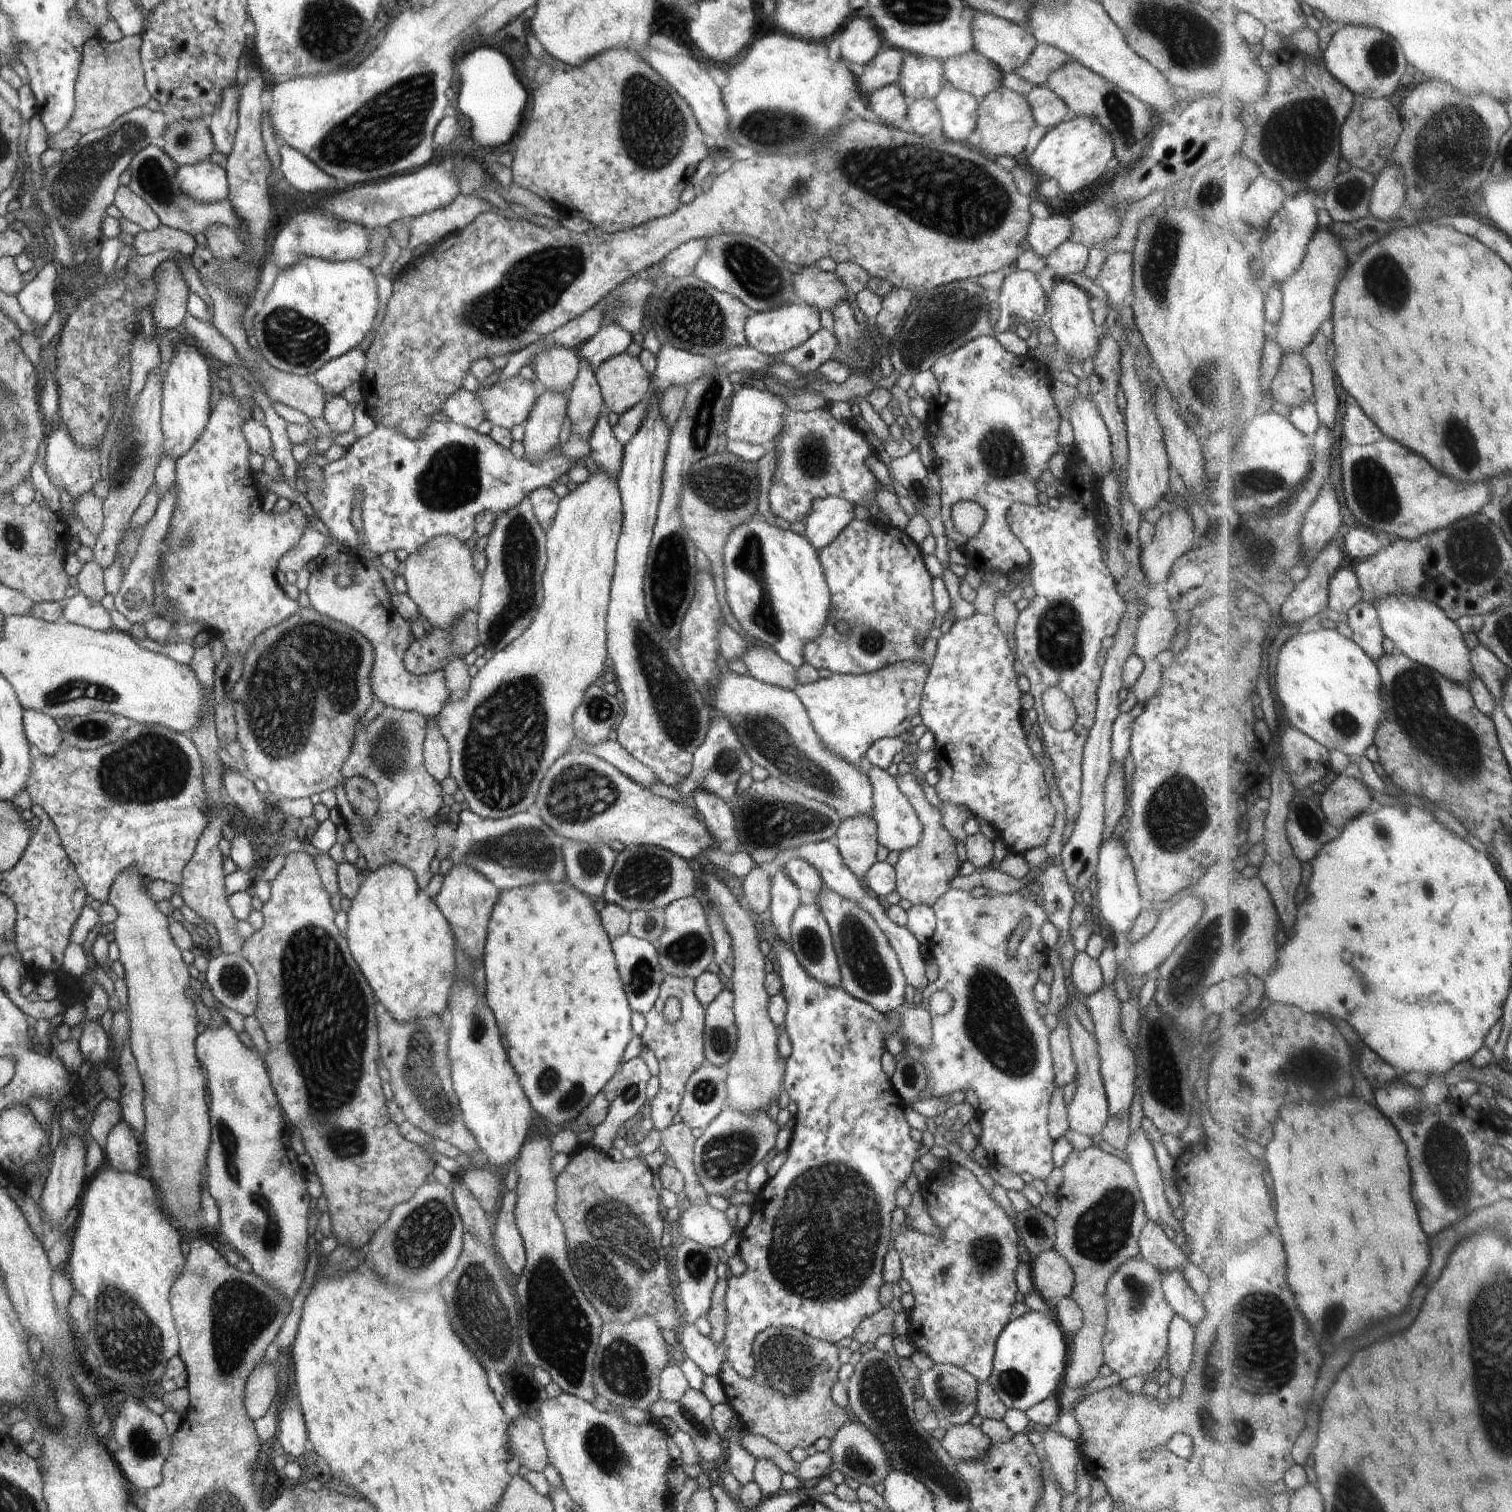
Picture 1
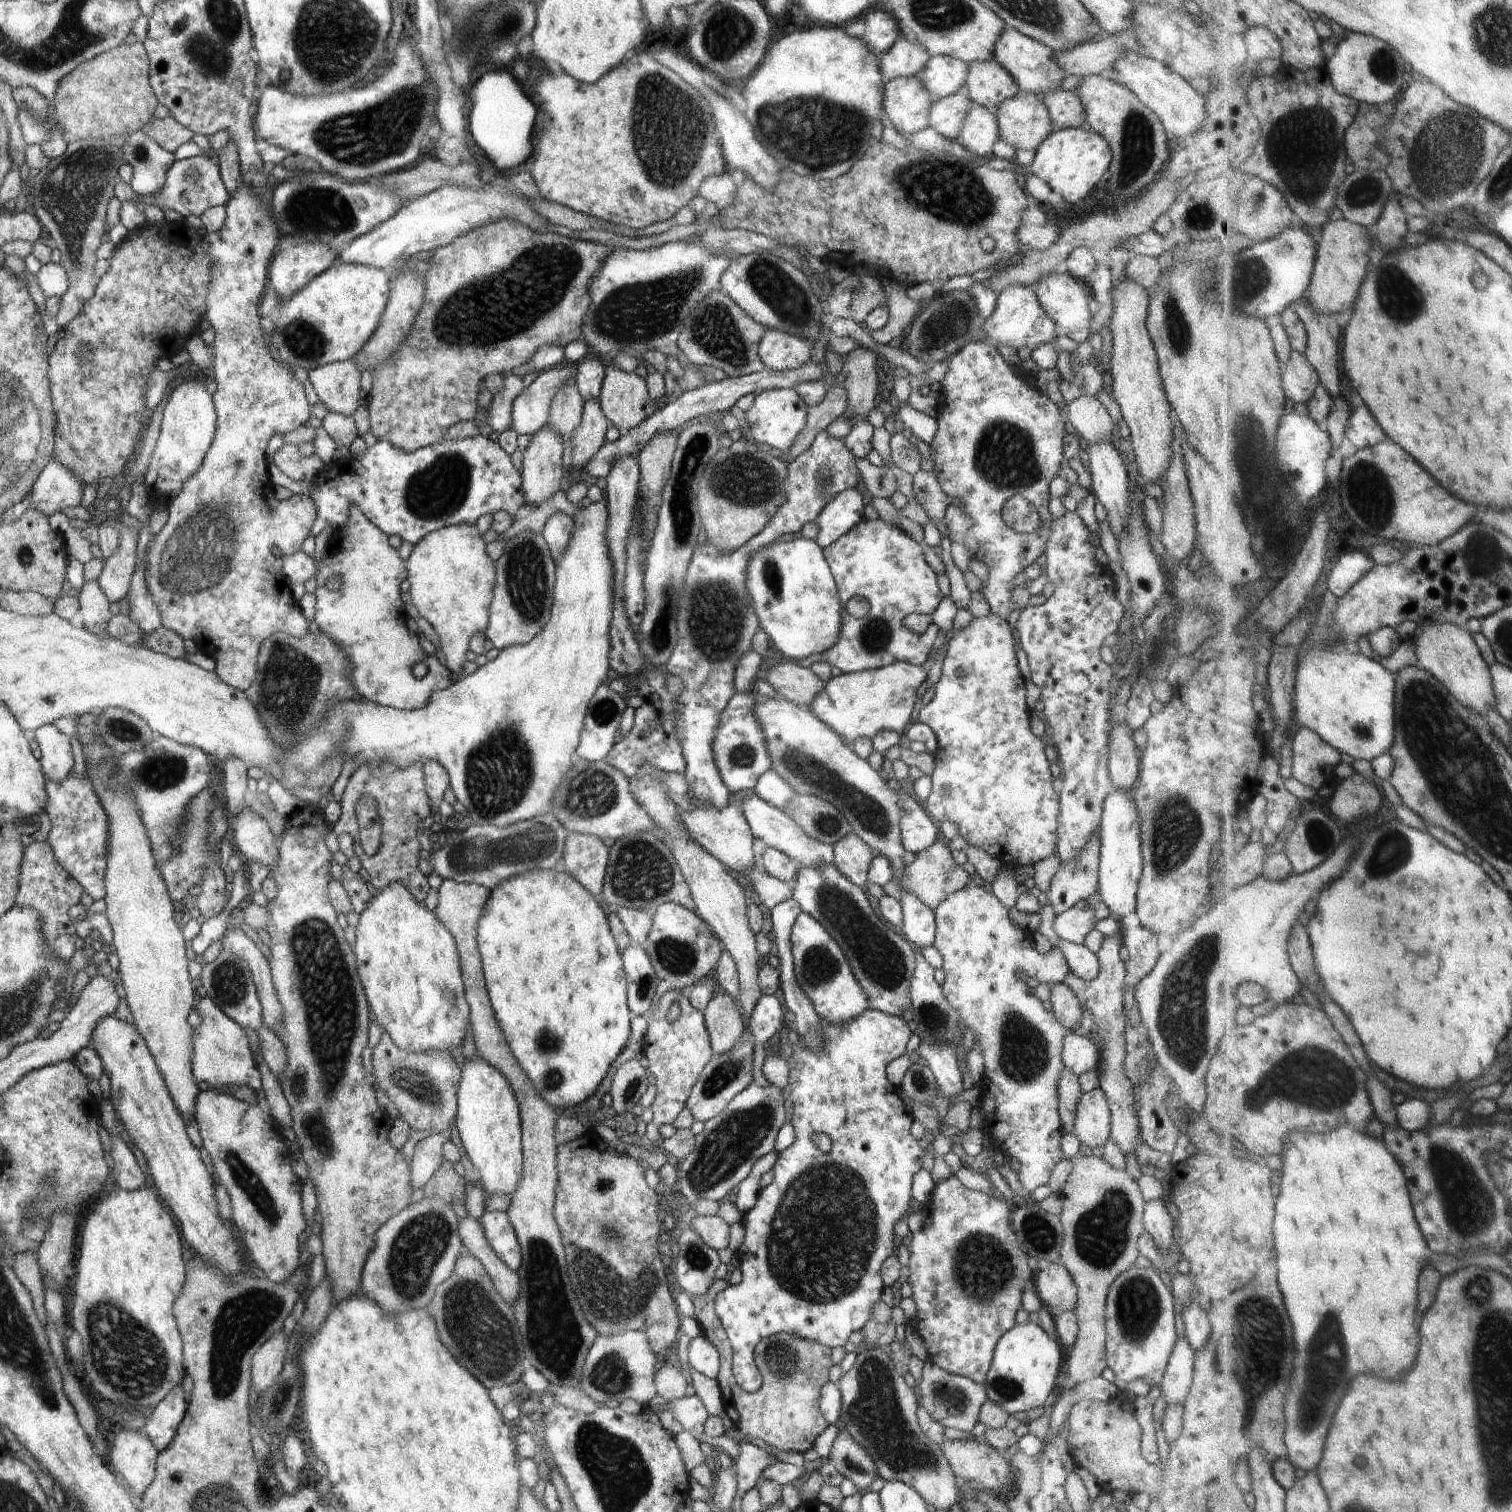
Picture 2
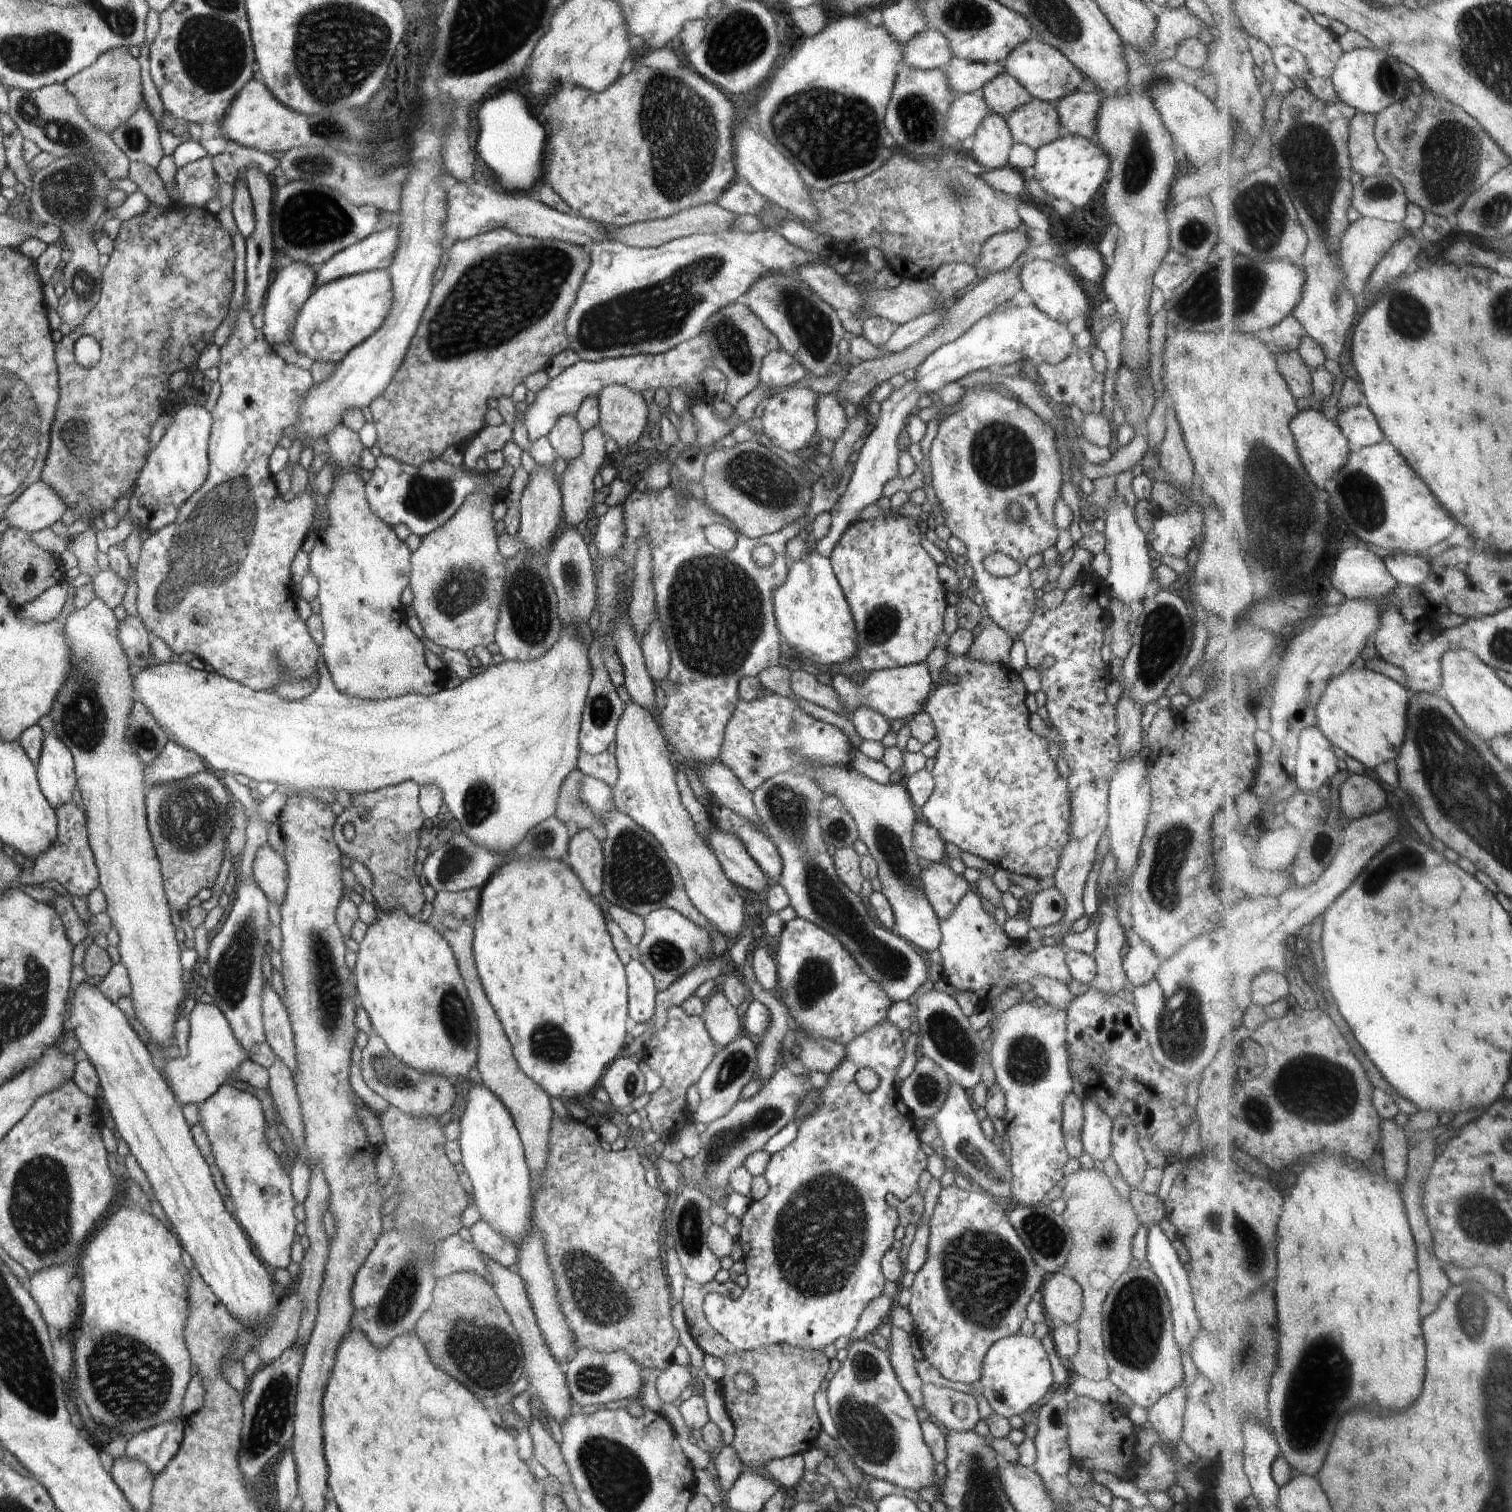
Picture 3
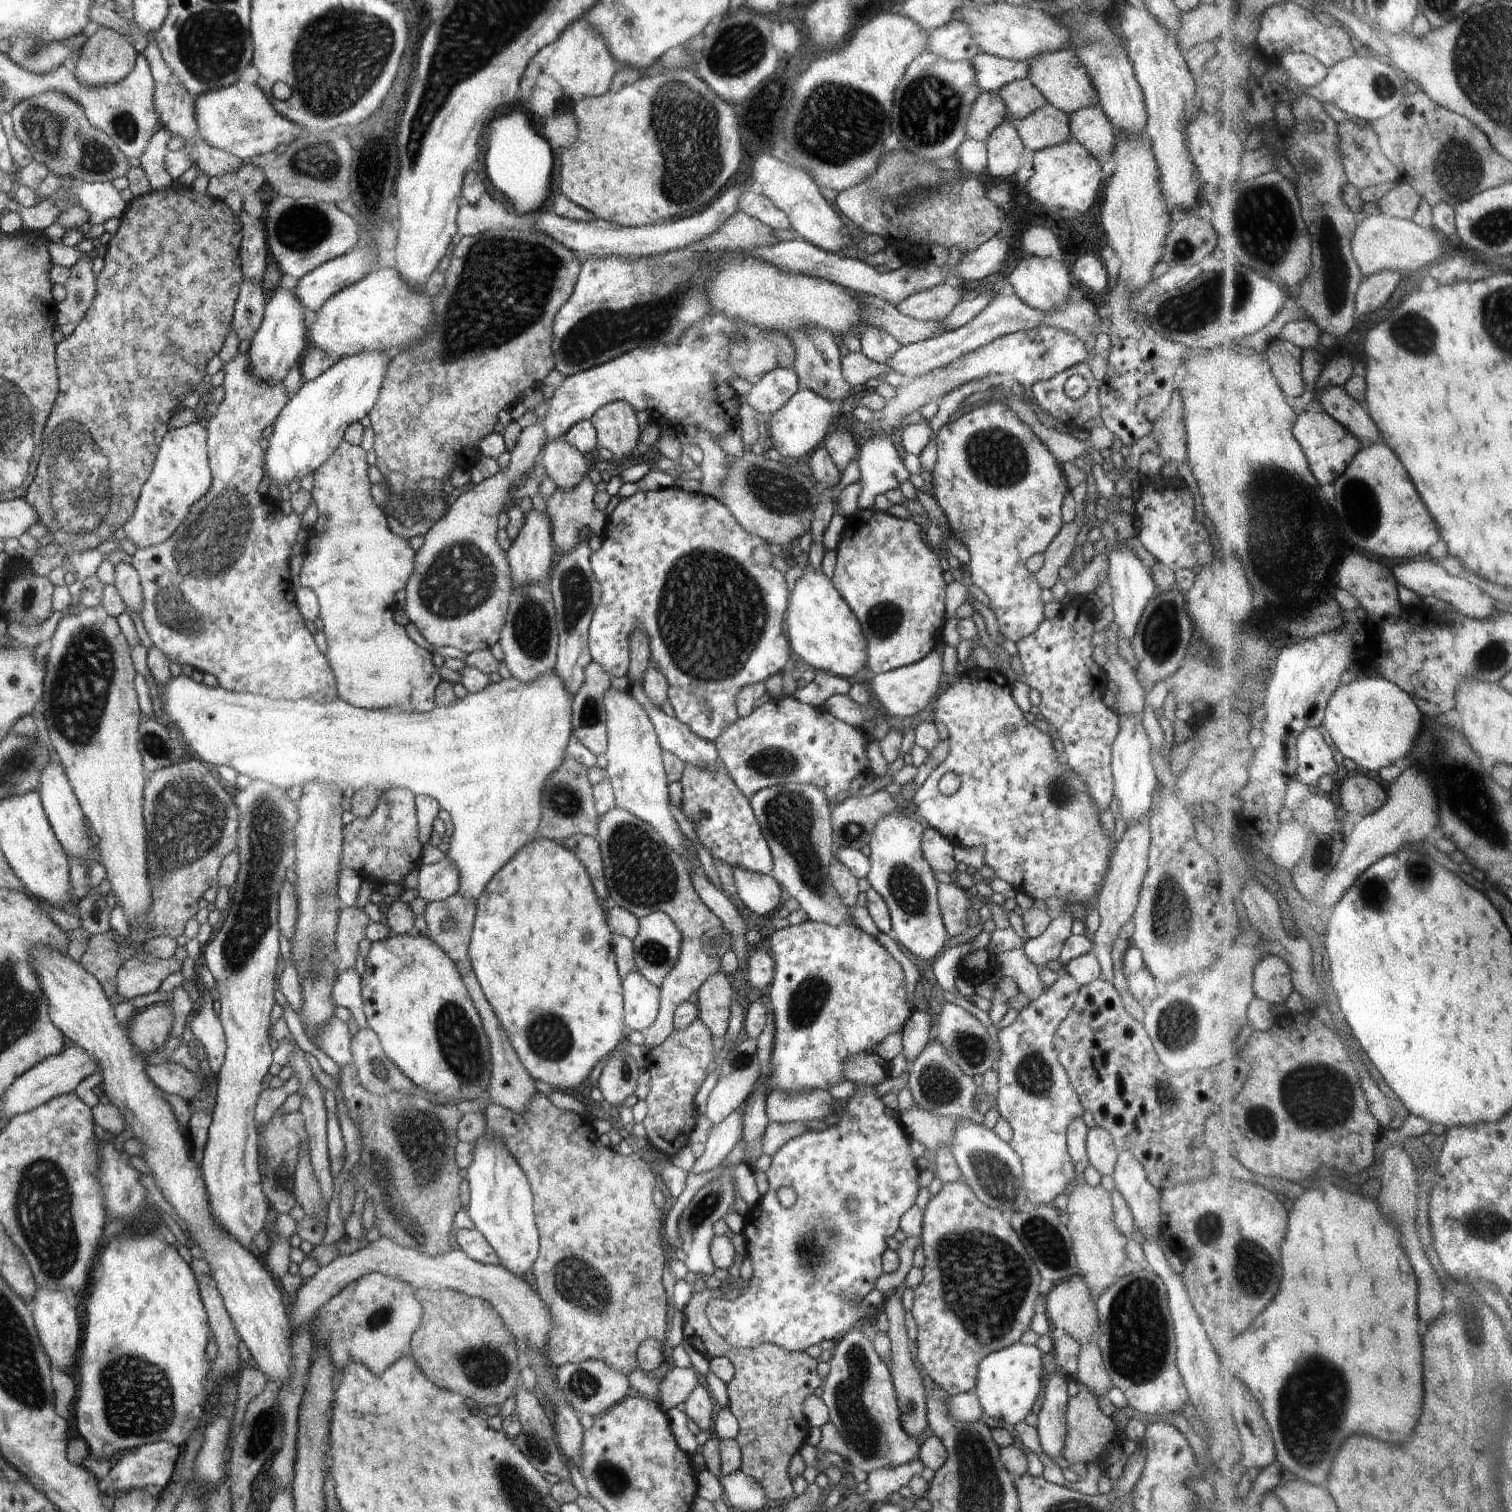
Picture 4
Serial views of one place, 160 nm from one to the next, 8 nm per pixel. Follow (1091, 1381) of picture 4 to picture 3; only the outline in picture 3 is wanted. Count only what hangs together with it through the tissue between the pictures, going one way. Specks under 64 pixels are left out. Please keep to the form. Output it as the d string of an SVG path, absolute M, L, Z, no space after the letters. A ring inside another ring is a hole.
M1080 1169L1066 1175L1062 1187L1066 1207L1061 1215L1073 1238L1064 1271L1083 1290L1083 1309L1076 1322L1079 1349L1072 1357L1072 1368L1080 1376L1101 1381L1109 1378L1103 1343L1103 1302L1116 1280L1132 1268L1131 1244L1140 1226L1139 1218L1131 1202L1120 1198L1104 1171Z

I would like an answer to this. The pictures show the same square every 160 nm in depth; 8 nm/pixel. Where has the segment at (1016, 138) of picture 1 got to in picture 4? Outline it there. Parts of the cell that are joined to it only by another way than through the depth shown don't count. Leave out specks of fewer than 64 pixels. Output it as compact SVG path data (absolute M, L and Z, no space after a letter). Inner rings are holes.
M1048 102L1014 125L1024 146L1035 152L1064 144L1071 138L1069 115Z

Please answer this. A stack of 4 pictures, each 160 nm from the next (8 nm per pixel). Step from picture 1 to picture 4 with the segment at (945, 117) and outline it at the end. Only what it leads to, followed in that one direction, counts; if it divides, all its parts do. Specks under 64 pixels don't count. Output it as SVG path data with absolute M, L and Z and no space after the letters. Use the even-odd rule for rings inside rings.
M1005 120L987 138L988 174L994 178L1008 178L1021 166L1024 146L1013 122Z

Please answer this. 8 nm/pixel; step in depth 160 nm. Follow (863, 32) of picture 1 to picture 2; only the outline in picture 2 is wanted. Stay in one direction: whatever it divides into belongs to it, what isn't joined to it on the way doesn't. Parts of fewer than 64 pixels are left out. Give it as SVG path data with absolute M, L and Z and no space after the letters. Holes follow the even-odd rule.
M885 11L868 13L865 18L866 30L861 39L867 44L871 53L885 53L895 40L903 36L897 20Z

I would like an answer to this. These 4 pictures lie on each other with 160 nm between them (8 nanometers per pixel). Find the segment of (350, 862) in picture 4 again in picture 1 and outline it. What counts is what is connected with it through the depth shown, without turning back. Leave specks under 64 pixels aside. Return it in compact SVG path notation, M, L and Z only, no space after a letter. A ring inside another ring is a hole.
M384 706L382 713L366 727L359 725L356 728L350 754L340 768L342 783L333 789L343 824L358 847L359 854L366 859L366 870L376 870L384 864L396 862L414 872L416 882L424 890L433 876L430 863L440 845L435 830L442 819L440 810L444 806L441 783L432 778L424 763L425 729L426 717L422 714ZM356 776L368 778L377 791L378 812L374 824L370 826L360 822L345 794L343 782Z

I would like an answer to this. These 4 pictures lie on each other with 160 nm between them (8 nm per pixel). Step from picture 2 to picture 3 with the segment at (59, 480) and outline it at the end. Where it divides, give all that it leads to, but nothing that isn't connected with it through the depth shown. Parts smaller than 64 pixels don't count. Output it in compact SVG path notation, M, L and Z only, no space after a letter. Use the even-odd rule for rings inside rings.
M41 480L31 484L24 492L4 511L1 520L6 520L8 528L18 529L25 533L48 528L62 518L67 506L55 491Z

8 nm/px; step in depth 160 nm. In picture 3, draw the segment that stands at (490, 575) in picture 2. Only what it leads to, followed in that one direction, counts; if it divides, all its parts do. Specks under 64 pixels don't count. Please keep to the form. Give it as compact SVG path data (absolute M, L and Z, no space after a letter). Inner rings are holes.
M505 464L500 470L488 473L483 487L471 492L461 507L446 524L427 534L416 552L411 556L411 575L409 584L413 592L411 607L416 612L425 636L438 646L466 649L486 647L495 642L495 628L503 601L503 584L508 559L497 547L494 531L496 521L492 517L492 504L504 497L508 491L515 468Z

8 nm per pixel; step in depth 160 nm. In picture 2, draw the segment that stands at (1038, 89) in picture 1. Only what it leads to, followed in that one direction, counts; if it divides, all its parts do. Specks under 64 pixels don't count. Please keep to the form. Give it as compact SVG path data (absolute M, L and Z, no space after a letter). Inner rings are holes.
M1058 88L1044 94L1042 100L1048 109L1054 131L1086 127L1085 108L1074 91Z

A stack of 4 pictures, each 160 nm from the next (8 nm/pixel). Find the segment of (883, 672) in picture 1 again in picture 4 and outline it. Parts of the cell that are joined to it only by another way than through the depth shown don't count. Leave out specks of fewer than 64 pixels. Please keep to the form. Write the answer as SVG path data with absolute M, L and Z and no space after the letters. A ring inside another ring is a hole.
M942 640L937 648L932 649L922 660L902 668L874 675L871 678L872 697L878 696L883 708L886 708L887 712L894 716L916 717L926 706L932 704L932 699L937 700L939 694L945 688L945 685L942 684L942 674L945 673L943 671L942 654L945 648L946 644ZM817 671L815 679L802 689L798 689L793 696L803 703L820 707L832 695L847 695L851 685L848 679L840 678L826 671Z

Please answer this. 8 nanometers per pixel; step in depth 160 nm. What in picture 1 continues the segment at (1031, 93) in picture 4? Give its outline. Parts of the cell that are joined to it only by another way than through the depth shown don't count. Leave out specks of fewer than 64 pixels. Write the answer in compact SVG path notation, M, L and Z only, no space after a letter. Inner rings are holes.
M976 50L942 62L945 80L951 82L957 90L970 94L977 100L977 105L1002 86L1001 70Z

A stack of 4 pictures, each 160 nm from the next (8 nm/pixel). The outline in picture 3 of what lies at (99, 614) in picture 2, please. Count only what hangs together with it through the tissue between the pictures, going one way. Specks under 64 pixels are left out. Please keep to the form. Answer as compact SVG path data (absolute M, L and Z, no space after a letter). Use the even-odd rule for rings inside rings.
M98 596L84 608L70 610L64 632L71 643L75 665L49 715L56 736L73 756L77 787L87 818L87 843L92 849L99 872L99 887L107 902L105 911L118 932L120 962L126 967L131 982L130 997L137 1019L159 1047L167 1047L173 1043L176 1012L184 1002L181 951L176 940L178 923L167 901L161 864L147 827L144 764L126 738L136 690L127 654L118 638L118 623L114 611Z

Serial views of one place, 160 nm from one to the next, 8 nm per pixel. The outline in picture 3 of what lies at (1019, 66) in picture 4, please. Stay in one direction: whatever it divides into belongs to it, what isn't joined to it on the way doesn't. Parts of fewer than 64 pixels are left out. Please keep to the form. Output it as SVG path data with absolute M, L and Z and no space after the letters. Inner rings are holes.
M954 57L944 70L945 75L949 78L949 87L953 88L956 93L980 93L983 86L996 78L999 74L1005 72L1005 68L1001 63L979 63L976 61L971 61L970 59L963 59Z

